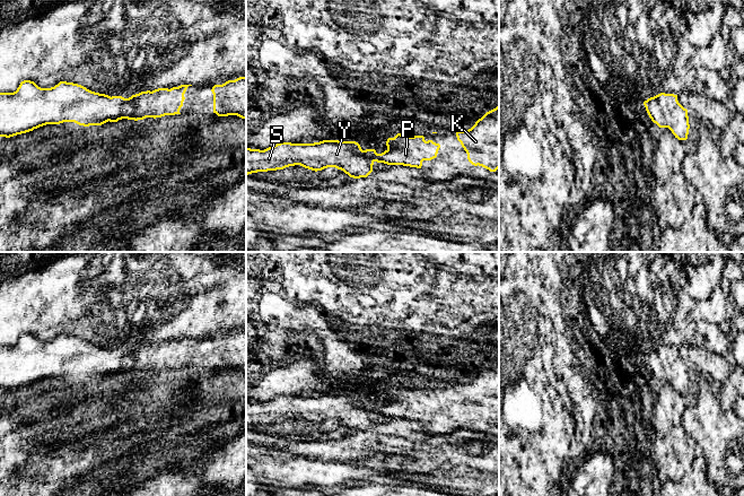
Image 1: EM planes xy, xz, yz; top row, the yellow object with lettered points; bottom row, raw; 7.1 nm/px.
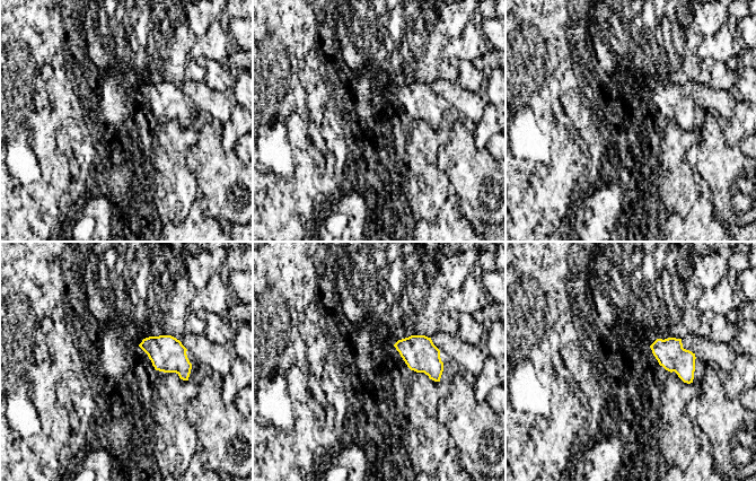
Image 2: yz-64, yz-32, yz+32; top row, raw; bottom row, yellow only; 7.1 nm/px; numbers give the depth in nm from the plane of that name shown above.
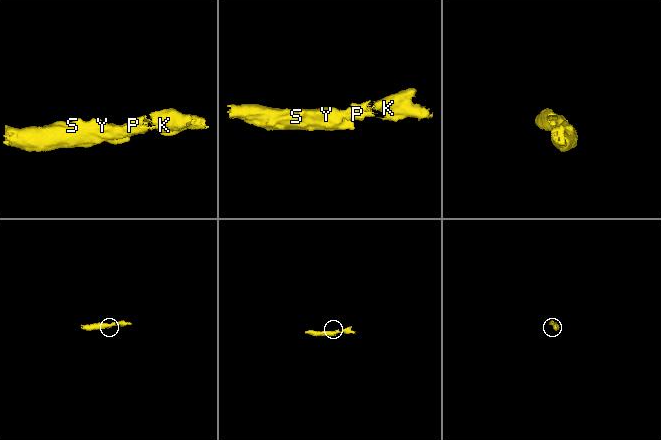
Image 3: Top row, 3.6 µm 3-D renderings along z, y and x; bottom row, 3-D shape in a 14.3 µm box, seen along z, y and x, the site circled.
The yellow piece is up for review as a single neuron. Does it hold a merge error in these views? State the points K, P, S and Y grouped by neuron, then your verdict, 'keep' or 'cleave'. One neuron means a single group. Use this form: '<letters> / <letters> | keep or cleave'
K P S Y | keep

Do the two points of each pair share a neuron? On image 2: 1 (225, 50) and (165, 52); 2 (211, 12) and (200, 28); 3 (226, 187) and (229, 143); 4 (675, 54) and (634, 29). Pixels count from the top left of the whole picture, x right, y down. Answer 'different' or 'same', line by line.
1: different
2: same
3: different
4: same

